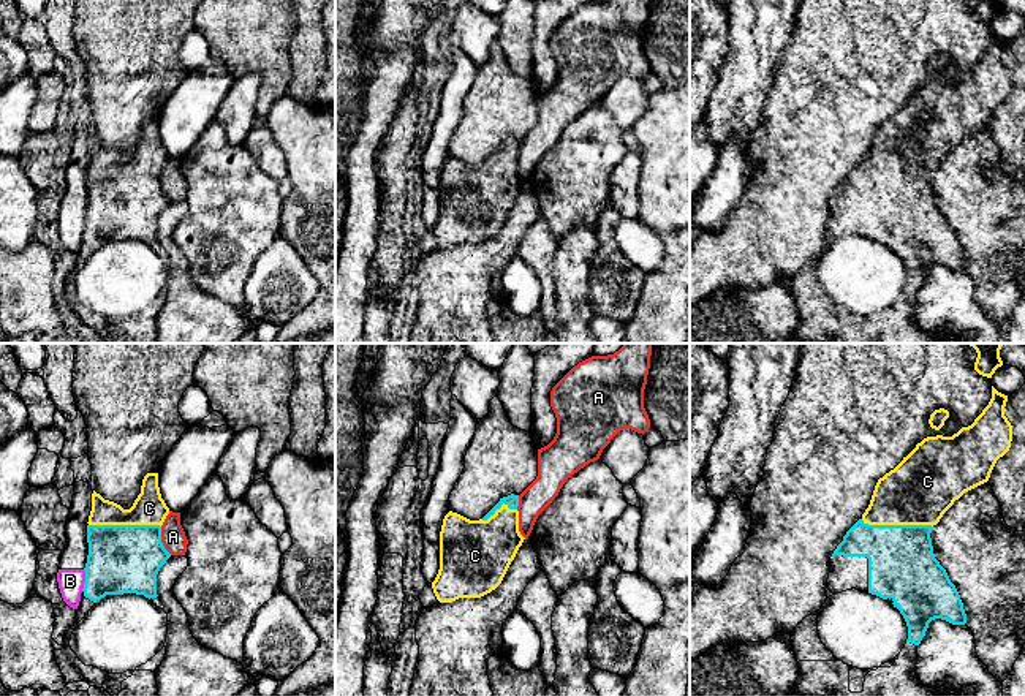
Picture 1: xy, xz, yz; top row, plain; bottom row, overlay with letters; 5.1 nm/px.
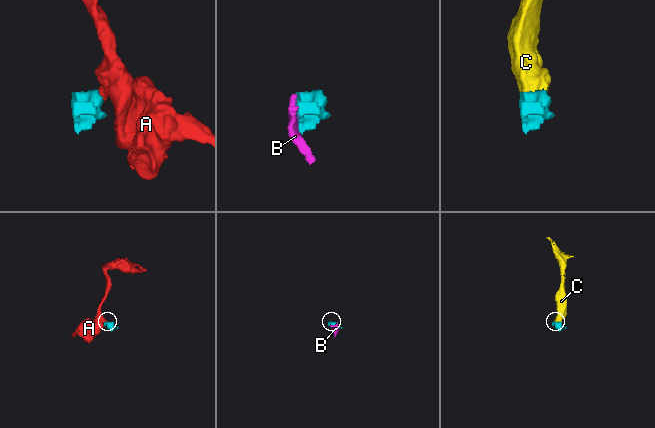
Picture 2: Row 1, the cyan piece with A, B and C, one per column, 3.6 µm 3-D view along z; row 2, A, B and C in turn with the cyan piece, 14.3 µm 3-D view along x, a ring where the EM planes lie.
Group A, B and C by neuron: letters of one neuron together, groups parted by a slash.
A / B / C

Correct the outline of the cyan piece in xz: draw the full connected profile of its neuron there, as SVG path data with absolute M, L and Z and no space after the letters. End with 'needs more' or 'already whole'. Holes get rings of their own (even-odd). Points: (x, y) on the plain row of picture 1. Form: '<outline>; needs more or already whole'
M508 141L479 166L449 157L440 177L440 215L432 228L440 248L481 244L495 236L524 182L519 177L519 141Z; needs more

